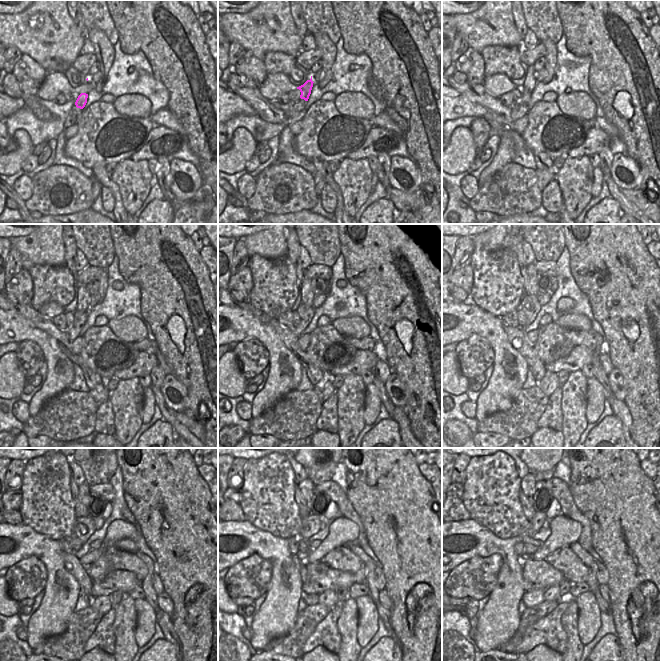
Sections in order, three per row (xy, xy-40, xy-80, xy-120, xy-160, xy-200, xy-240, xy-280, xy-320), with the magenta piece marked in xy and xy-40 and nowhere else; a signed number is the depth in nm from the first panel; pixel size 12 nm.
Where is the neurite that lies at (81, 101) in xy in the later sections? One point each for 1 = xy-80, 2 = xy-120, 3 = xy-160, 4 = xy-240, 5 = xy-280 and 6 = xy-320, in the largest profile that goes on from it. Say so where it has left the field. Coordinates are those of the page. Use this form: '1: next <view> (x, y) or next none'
1: next xy-80 (530, 82)
2: next xy-120 (83, 295)
3: next xy-160 (307, 294)
4: next xy-240 (81, 509)
5: next xy-280 (306, 487)
6: next xy-320 (527, 484)

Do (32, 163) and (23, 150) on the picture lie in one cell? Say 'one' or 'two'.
two

